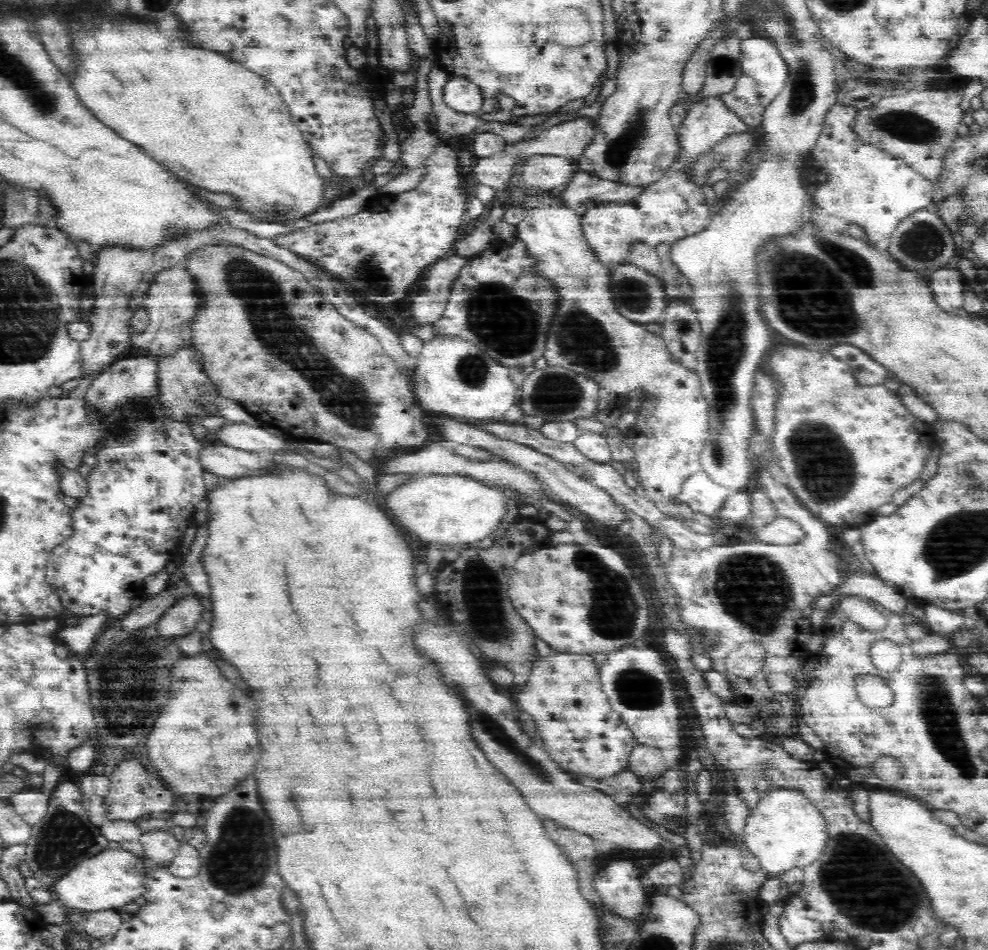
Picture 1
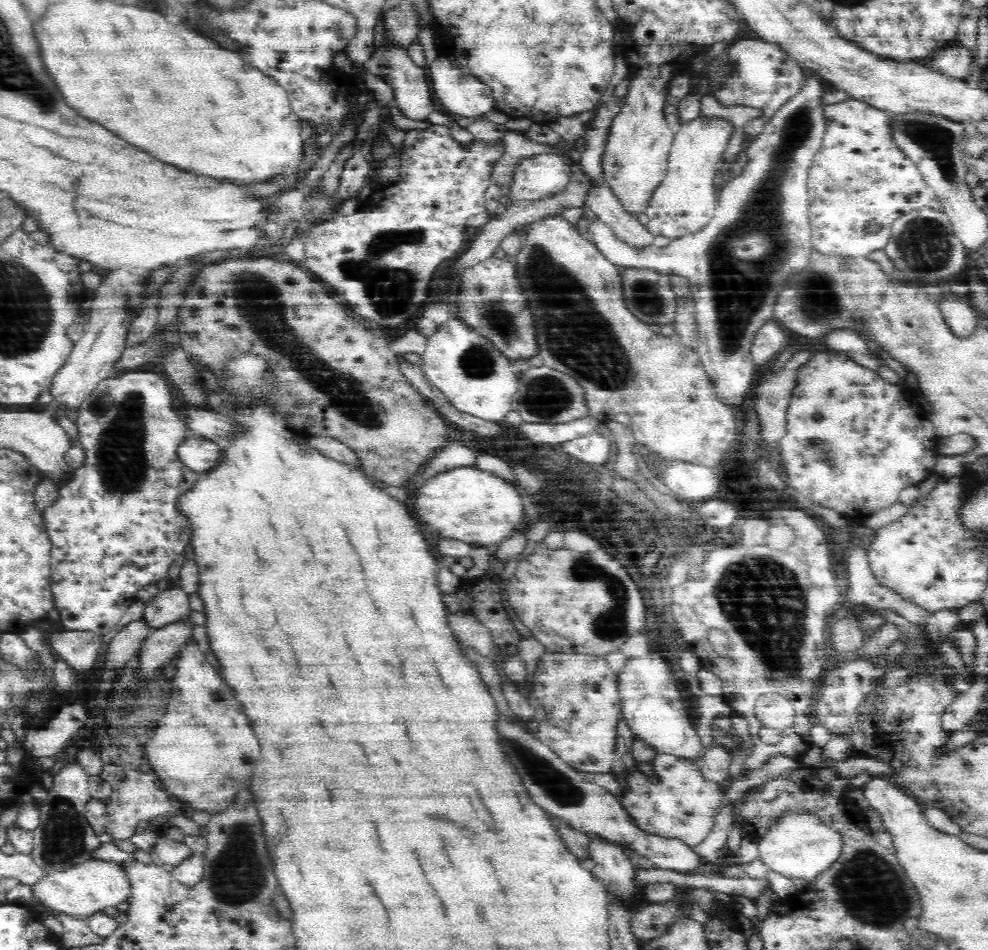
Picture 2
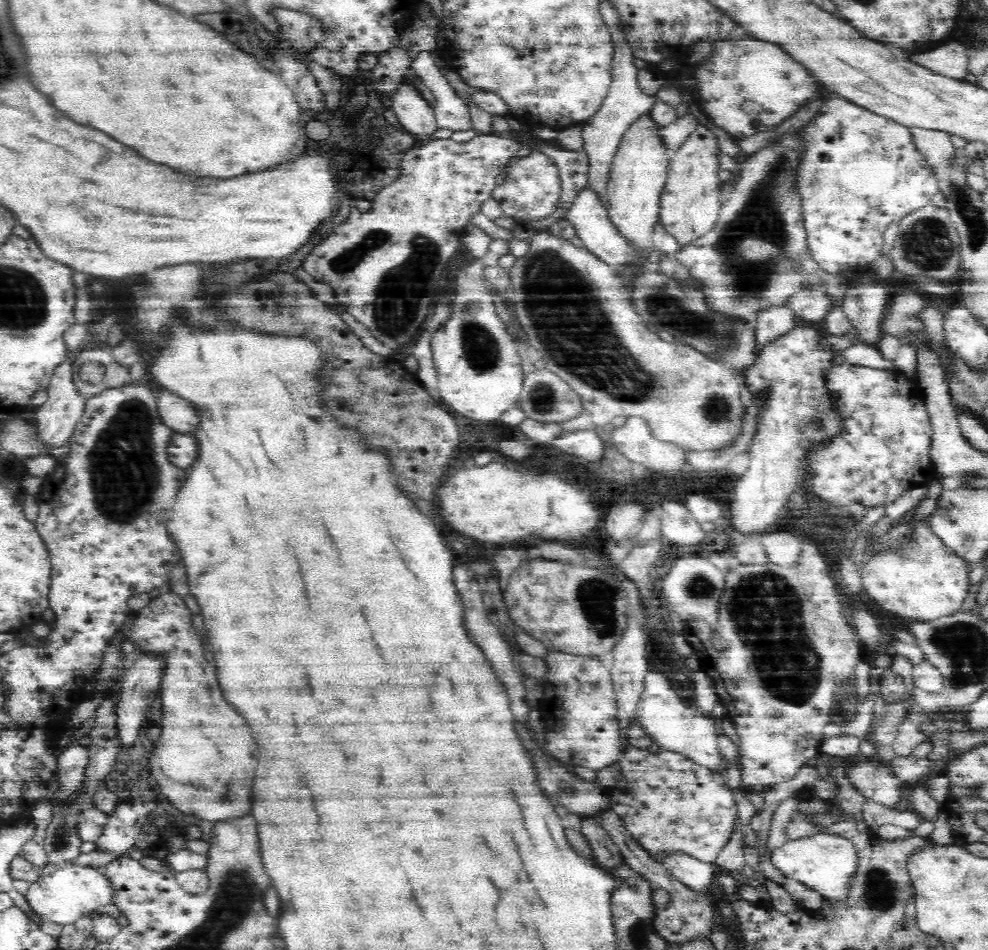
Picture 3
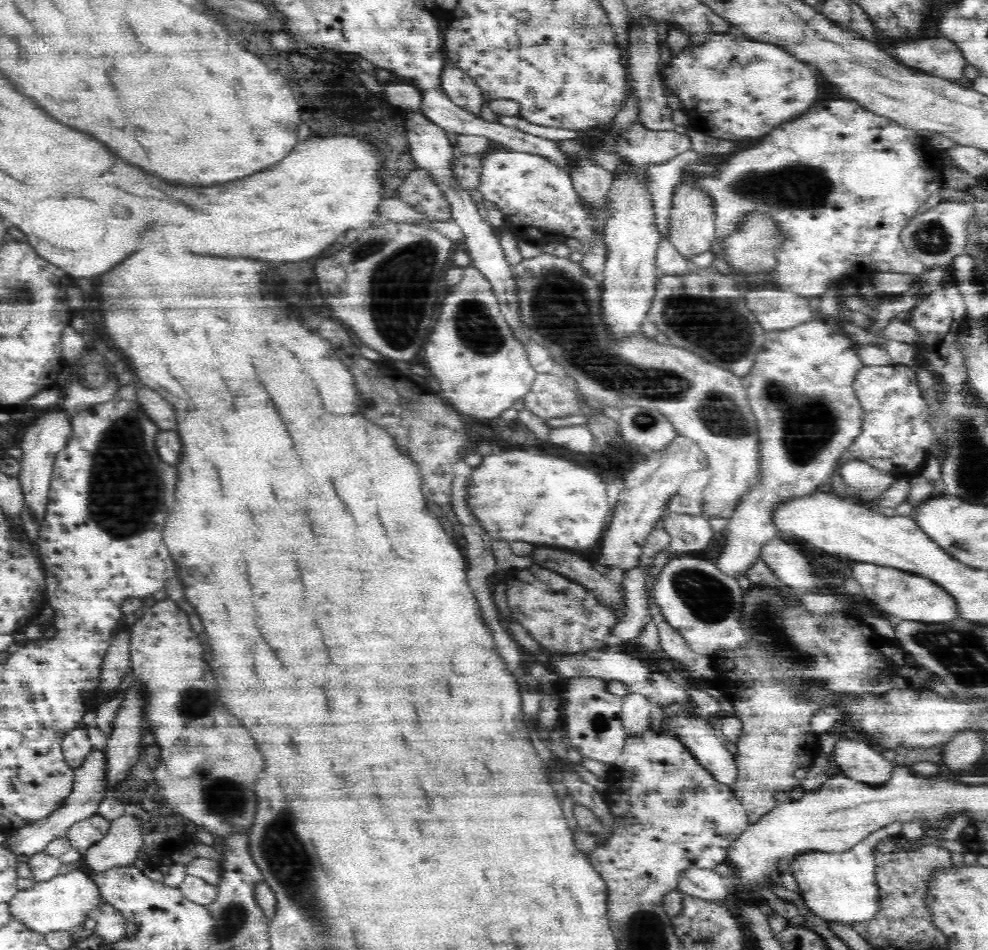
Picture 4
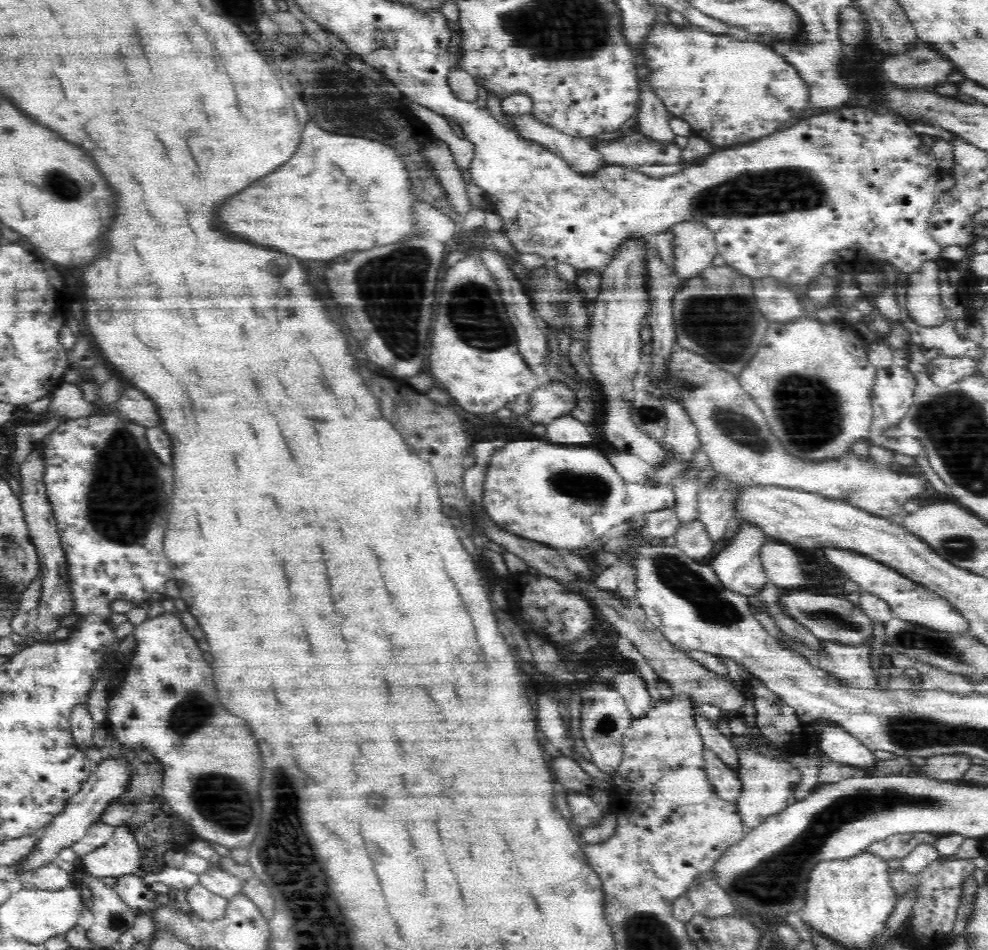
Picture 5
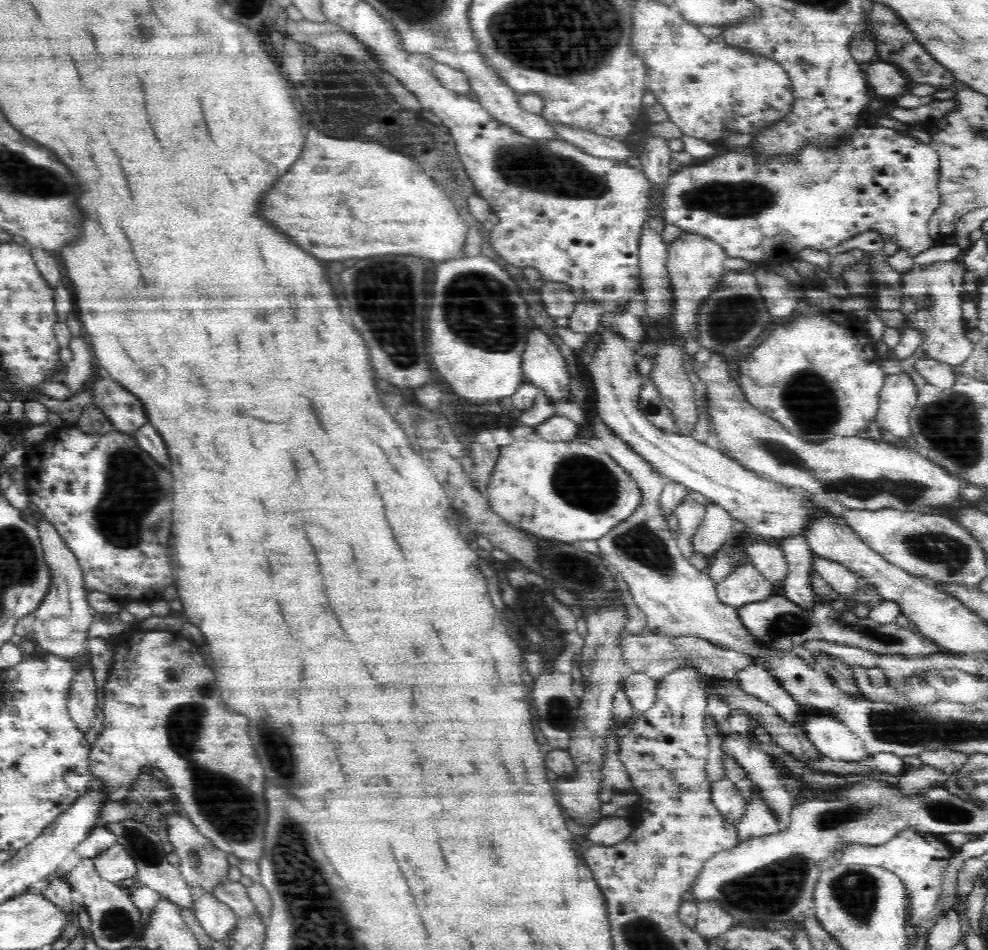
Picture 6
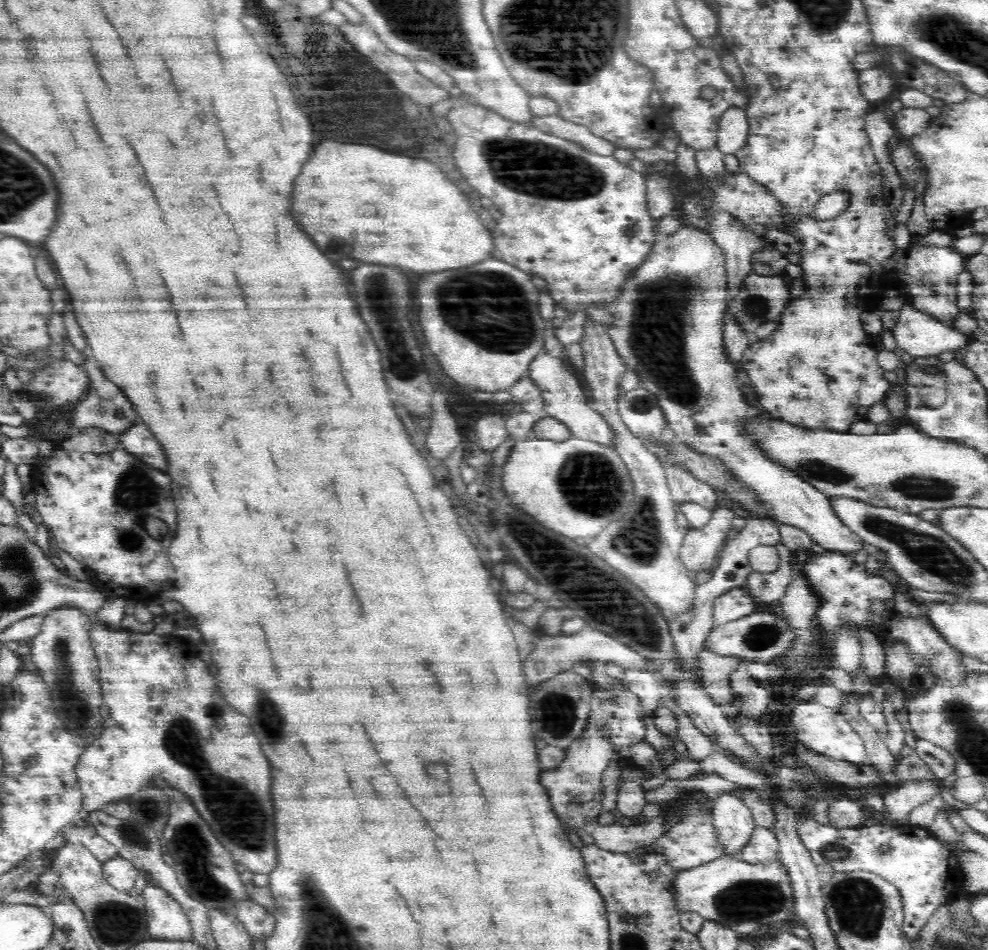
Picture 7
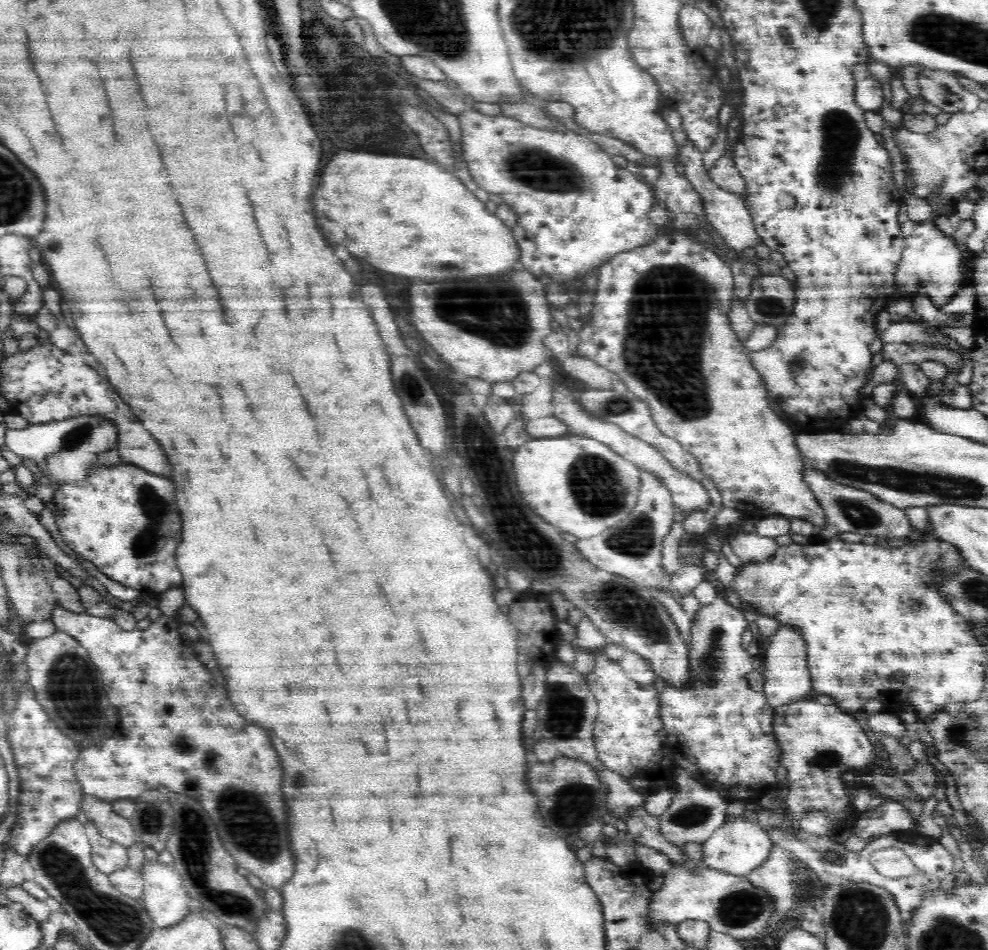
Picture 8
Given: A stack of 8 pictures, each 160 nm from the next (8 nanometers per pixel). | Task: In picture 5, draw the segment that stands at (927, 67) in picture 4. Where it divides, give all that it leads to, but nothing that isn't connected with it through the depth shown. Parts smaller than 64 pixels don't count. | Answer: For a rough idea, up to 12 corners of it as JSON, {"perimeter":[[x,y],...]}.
{"perimeter":[[910,42],[888,56],[895,84],[947,82],[955,61],[929,42]]}

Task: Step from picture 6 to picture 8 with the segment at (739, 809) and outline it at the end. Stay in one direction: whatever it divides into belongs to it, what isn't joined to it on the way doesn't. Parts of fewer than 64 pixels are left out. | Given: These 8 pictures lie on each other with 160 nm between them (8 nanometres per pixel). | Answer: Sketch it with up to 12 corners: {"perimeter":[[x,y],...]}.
{"perimeter":[[742,816],[705,841],[705,866],[745,876],[771,848],[764,828]]}

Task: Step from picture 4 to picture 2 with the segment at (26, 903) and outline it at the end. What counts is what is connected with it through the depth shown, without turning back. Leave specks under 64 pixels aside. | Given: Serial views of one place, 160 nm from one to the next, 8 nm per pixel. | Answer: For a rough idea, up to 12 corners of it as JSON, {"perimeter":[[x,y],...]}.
{"perimeter":[[90,859],[32,886],[56,911],[89,918],[132,896],[125,862]]}

